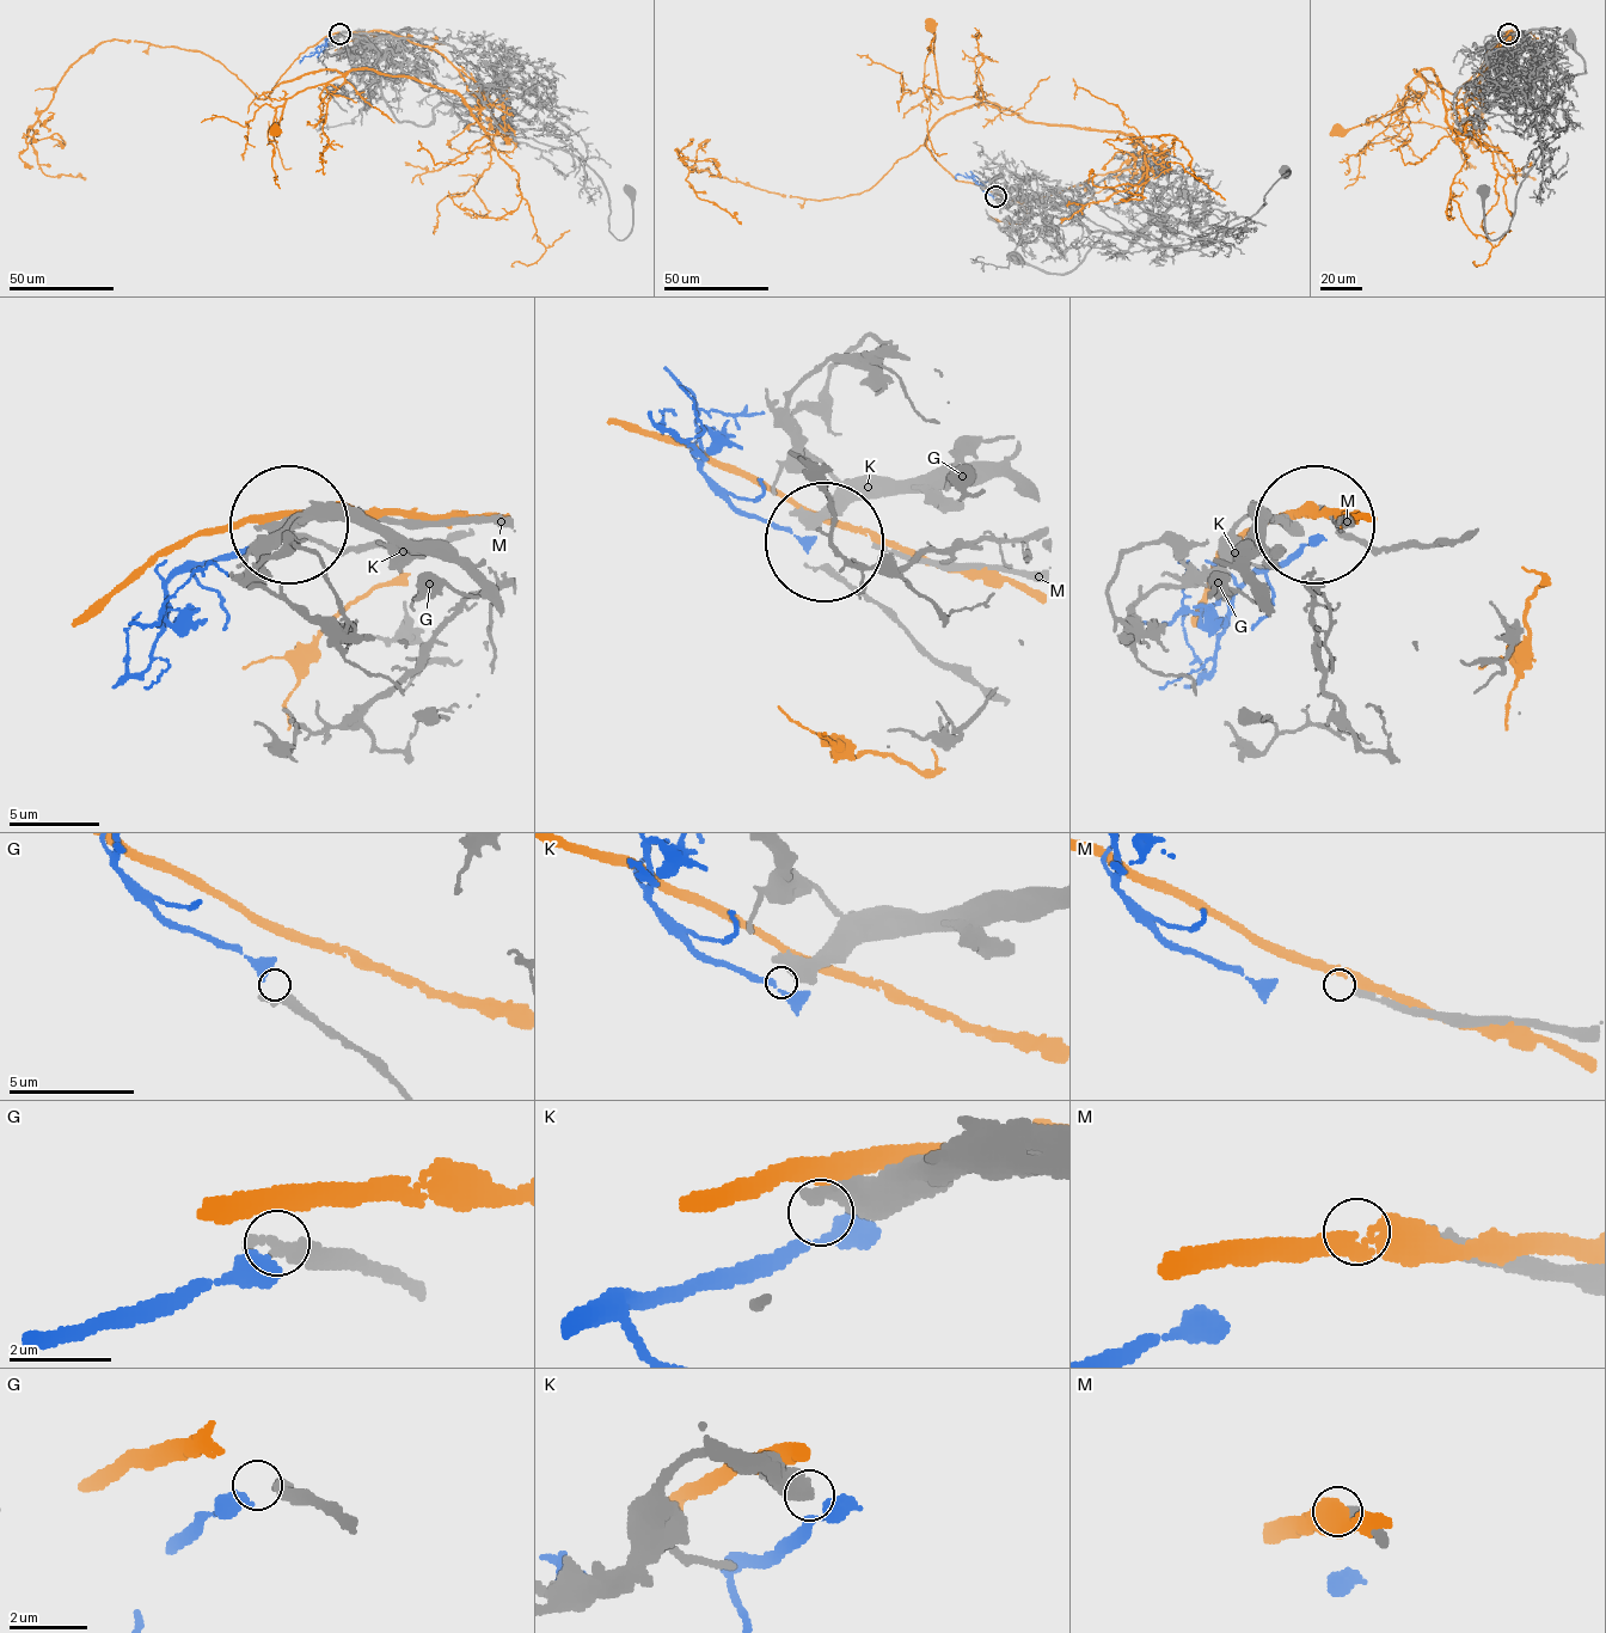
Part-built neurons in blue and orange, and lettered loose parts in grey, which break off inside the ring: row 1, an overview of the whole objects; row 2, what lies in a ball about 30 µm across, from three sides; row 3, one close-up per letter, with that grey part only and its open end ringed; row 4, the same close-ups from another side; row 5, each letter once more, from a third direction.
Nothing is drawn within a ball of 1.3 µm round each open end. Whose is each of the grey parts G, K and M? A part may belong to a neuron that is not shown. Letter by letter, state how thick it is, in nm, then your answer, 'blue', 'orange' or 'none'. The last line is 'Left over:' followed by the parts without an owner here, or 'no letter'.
G: 300 nm thick; blue
K: 800 nm thick; none
M: 320 nm thick; none
Left over: K, M

